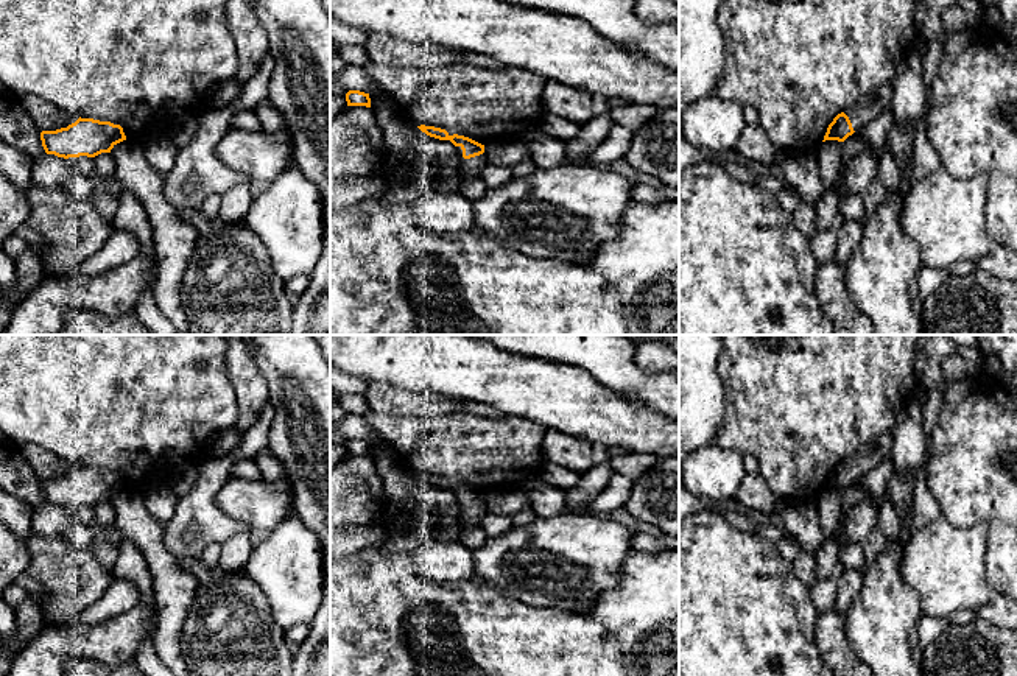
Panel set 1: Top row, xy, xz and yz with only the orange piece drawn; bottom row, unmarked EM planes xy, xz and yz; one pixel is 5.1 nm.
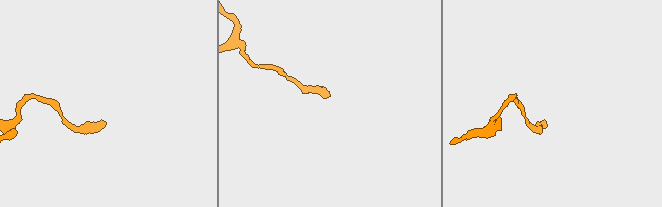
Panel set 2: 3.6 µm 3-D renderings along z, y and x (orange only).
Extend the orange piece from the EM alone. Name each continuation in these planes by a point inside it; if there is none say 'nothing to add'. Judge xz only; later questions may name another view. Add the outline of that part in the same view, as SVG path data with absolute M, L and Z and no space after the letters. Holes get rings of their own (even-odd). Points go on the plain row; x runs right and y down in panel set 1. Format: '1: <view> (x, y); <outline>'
1: xz (472, 516); M456 495L456 502L459 506L459 514L456 517L459 525L469 525L469 526L481 526L481 520L484 514L487 512L486 503L480 503L470 508L463 506L463 498L461 495Z

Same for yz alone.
1: yz (869, 455); M892 433L882 435L875 441L861 445L855 453L847 456L844 463L849 466L853 480L860 480L872 467L891 456Z

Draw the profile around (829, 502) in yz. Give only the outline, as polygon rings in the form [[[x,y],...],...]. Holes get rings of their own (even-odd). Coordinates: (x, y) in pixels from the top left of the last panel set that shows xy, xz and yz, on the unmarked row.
[[[825,489],[816,498],[818,517],[822,533],[830,537],[841,523],[843,516],[843,491]]]

